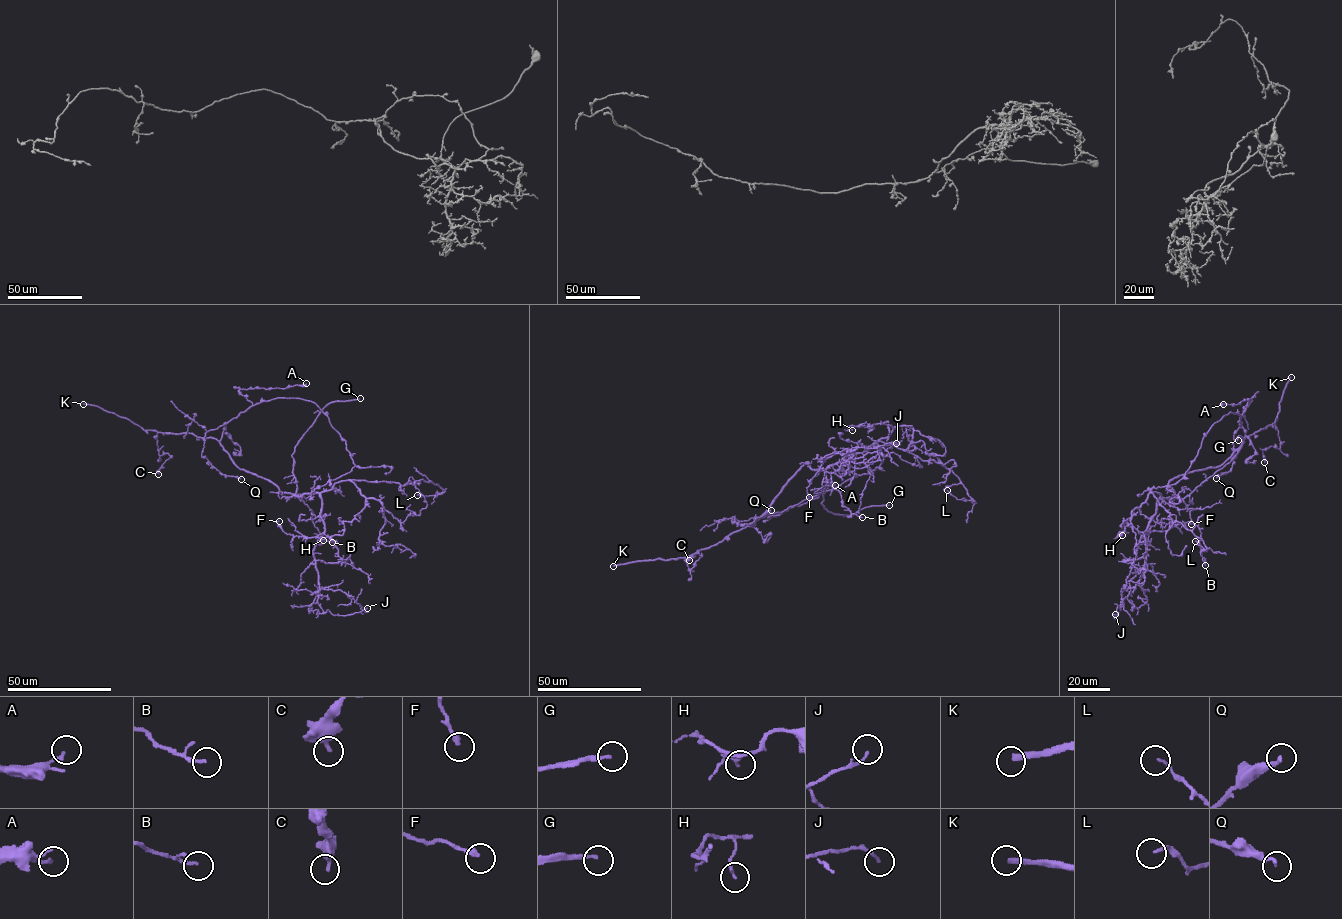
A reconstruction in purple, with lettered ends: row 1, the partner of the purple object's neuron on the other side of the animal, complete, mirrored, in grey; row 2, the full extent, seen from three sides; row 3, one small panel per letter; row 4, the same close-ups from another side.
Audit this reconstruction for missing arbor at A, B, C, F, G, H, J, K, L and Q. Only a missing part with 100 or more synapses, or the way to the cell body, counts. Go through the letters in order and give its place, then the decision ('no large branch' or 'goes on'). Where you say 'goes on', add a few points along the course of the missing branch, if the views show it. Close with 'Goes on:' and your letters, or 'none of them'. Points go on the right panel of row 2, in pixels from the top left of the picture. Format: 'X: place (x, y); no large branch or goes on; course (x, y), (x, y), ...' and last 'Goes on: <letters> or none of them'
A: place (1223, 404); no large branch
B: place (1205, 565); no large branch
C: place (1264, 462); no large branch
F: place (1191, 524); no large branch
G: place (1238, 440); goes on; course (1238, 440), (1231, 441), (1225, 435), (1231, 414), (1228, 402)
H: place (1122, 535); no large branch
J: place (1115, 614); no large branch
K: place (1291, 377); goes on
L: place (1195, 541); no large branch
Q: place (1216, 478); no large branch
Goes on: G, K

